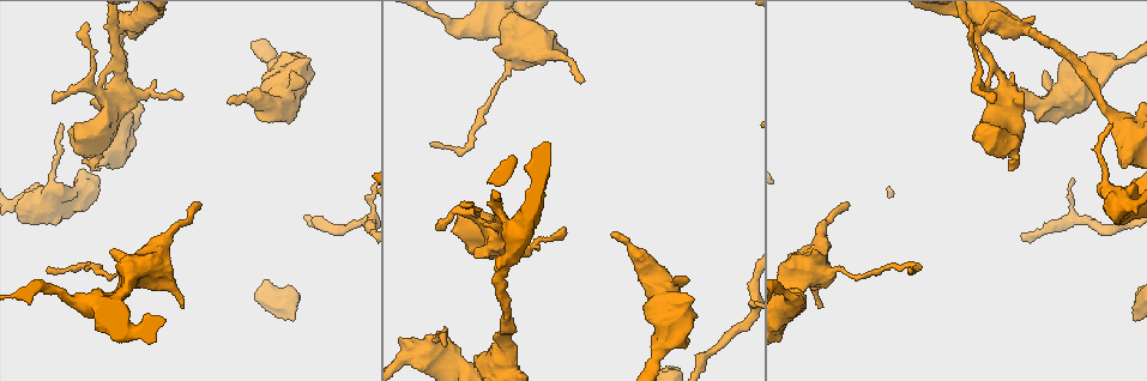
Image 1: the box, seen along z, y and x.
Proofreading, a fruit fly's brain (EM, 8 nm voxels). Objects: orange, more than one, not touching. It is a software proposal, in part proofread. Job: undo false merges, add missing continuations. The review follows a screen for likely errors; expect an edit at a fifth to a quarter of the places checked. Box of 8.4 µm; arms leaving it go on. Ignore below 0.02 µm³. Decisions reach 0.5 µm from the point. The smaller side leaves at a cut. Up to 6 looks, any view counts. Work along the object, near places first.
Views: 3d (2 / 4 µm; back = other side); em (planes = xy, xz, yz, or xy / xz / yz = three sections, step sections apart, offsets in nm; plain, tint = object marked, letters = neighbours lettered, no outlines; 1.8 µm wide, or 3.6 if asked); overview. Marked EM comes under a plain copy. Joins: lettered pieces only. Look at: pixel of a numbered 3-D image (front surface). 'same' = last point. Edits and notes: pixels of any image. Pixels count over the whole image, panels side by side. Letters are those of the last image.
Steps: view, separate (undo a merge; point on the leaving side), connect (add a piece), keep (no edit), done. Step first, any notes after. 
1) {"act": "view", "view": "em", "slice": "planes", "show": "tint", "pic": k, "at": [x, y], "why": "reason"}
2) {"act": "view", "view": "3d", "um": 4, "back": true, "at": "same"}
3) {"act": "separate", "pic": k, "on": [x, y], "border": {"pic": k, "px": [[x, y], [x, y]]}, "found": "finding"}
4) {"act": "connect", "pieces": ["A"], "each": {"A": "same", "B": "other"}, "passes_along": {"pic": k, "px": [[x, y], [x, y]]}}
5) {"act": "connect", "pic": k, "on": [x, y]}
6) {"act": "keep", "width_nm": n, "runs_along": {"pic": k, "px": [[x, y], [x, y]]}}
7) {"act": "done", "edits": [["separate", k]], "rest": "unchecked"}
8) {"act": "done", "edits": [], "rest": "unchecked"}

{"act": "view", "view": "em", "slice": "planes", "show": "letters", "pic": 1, "at": [508, 75], "why": "thick turns thin"}

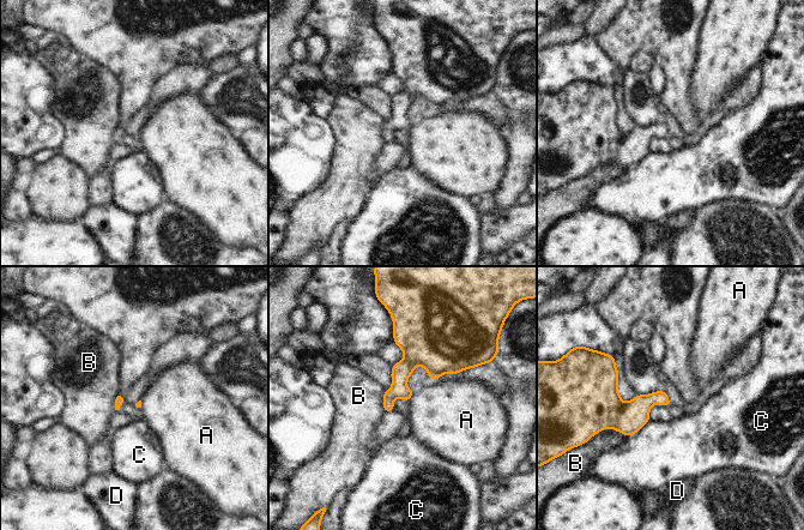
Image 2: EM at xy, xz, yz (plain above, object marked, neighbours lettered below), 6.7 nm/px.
{"act": "keep", "width_nm": 60, "each": {"A": "other", "B": "other", "C": "other", "D": "other"}, "border": {"pic": 2, "px": [[412, 391], [412, 397], [409, 402]]}, "found": "one neuron here"}

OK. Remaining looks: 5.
{"act": "view", "view": "em", "slice": "planes", "show": "letters", "pic": 1, "at": [91, 169], "why": "thick end"}

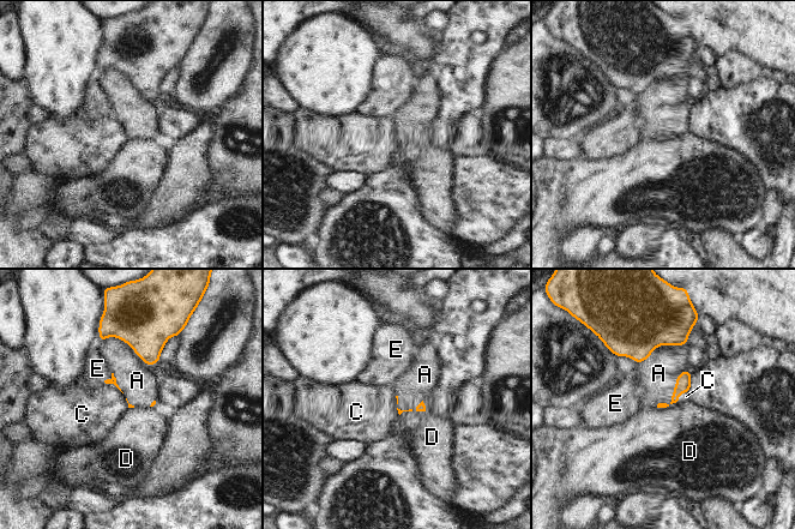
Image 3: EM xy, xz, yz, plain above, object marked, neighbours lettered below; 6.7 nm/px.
{"act": "connect", "pieces": ["C"], "each": {"A": "other", "C": "same", "D": "other", "E": "other"}, "found": "the neuron continues"}

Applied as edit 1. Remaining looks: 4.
{"act": "view", "view": "overview", "why": "redraw"}

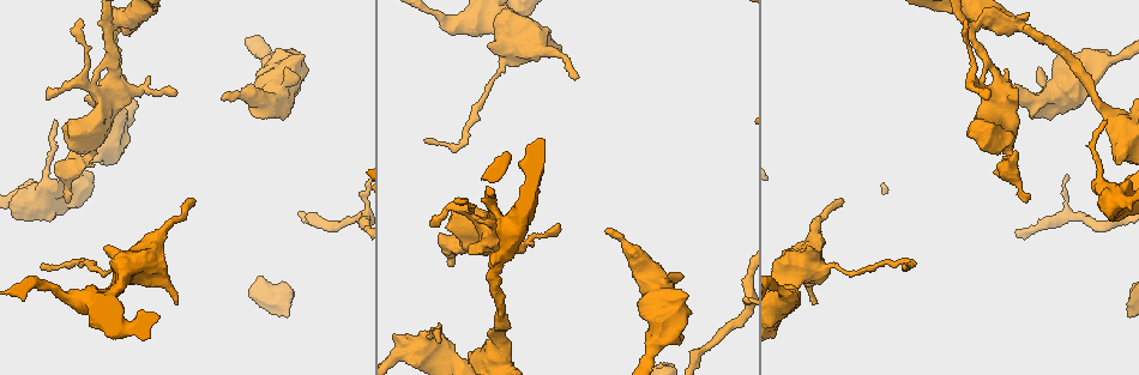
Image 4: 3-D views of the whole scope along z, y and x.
{"act": "view", "view": "em", "slice": "planes", "show": "tint", "pic": 4, "at": [578, 78], "why": "tapers out"}

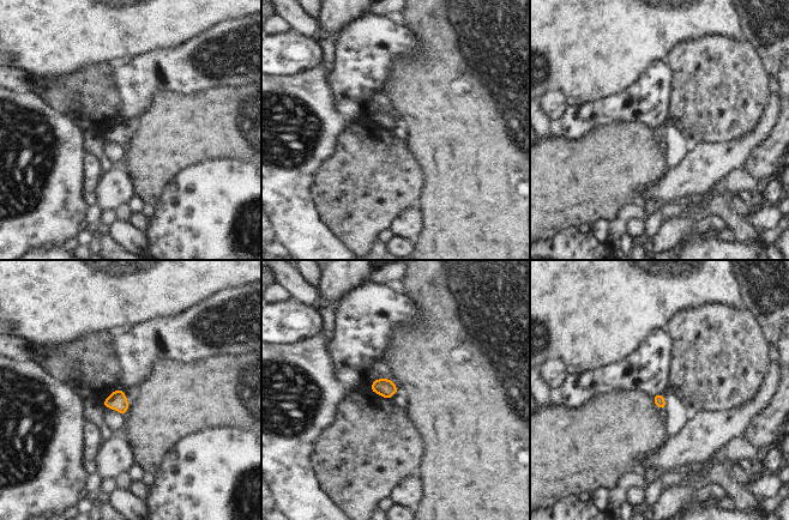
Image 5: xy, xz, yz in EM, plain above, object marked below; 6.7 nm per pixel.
{"act": "view", "view": "em", "slice": "planes", "show": "letters", "at": "same"}

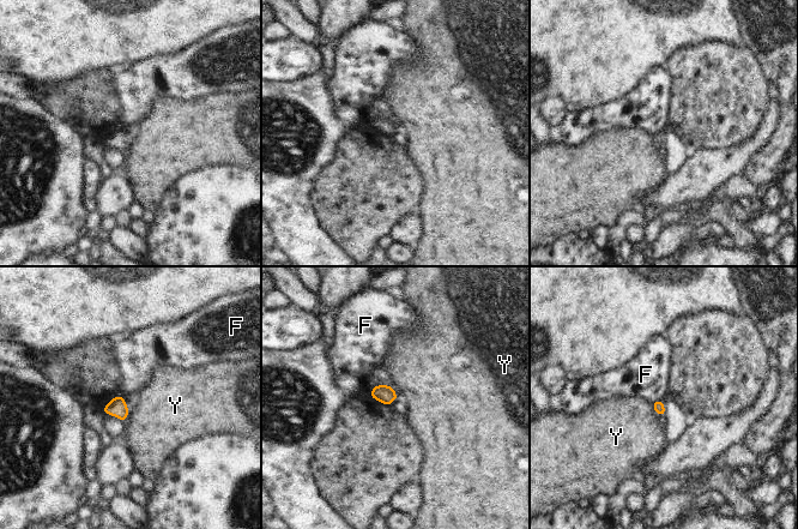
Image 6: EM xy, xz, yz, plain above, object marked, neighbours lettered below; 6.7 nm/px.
{"act": "keep", "each": {"F": "other", "Y": "other"}, "border": {"pic": 6, "px": [[368, 395], [376, 385], [398, 395]]}, "found": "no lettered piece goes on from it"}

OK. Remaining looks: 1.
{"act": "done", "edits": [["connect", 3]], "rest": "unchecked"}

